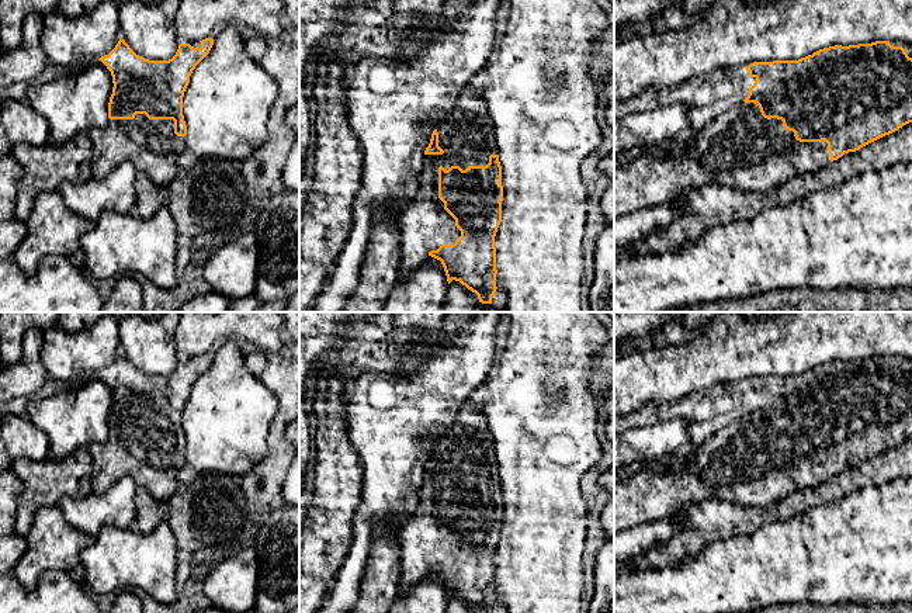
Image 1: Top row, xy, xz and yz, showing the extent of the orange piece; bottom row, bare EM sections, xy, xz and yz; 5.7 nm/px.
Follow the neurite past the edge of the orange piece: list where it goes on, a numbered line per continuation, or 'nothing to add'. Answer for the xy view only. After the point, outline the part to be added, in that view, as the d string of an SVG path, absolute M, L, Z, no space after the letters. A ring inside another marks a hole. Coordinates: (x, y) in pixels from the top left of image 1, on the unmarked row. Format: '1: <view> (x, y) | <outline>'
1: xy (151, 460) | M136 429L133 434L108 434L104 443L93 441L87 449L93 460L93 493L107 492L124 475L159 501L170 499L181 485L178 472L185 464L185 451L174 449L173 434L149 434L145 429Z

